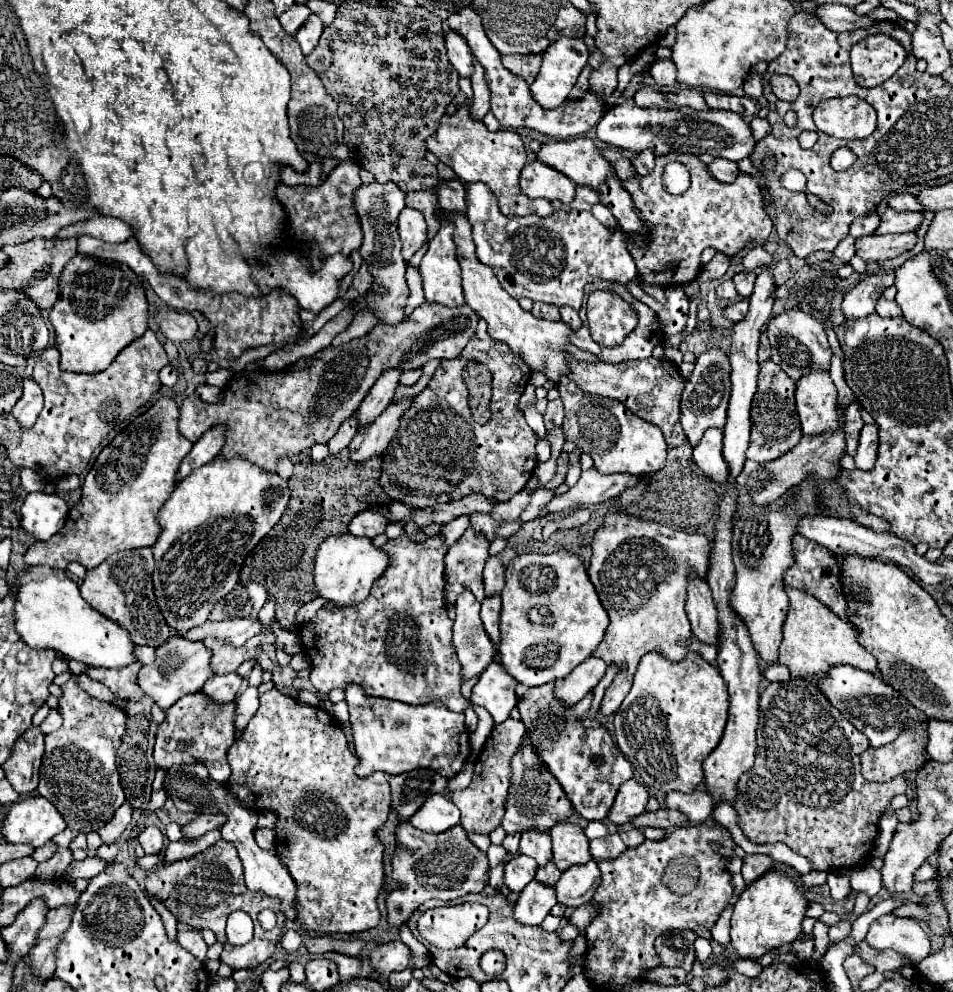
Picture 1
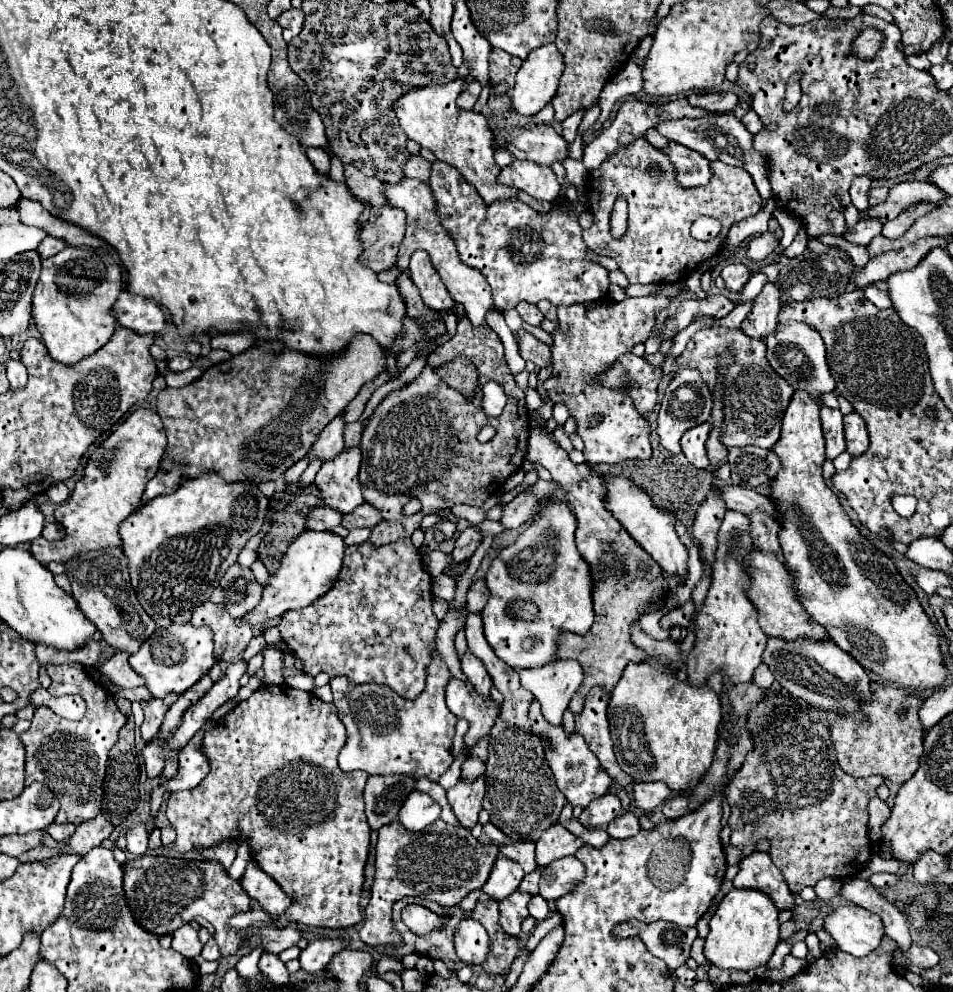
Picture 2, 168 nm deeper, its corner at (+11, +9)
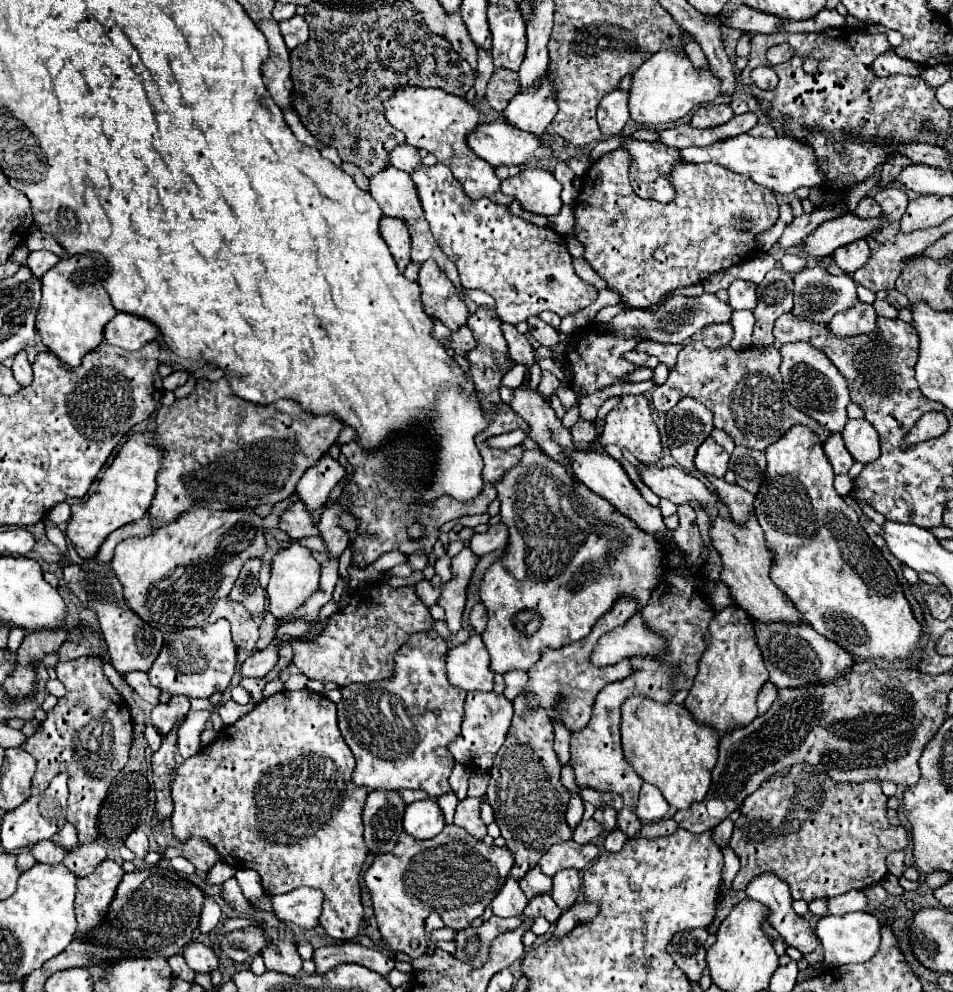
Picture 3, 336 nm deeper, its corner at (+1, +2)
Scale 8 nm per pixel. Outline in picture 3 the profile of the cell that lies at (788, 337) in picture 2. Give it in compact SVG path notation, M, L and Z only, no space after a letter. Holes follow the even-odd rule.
M791 342L791 344L781 344L781 376L785 384L785 394L787 400L813 420L817 420L825 430L843 430L847 424L847 404L849 400L849 388L845 378L835 370L833 362L815 346L809 342Z

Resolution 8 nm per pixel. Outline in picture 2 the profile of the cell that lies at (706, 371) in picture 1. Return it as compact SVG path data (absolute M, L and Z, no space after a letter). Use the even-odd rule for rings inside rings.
M683 369L679 371L667 391L665 391L665 397L661 401L661 407L659 407L659 415L657 415L657 435L659 435L659 443L671 451L671 453L681 453L681 447L679 447L679 439L685 431L709 421L711 417L711 409L713 409L713 399L711 399L711 391L707 389L707 385L703 383L699 371L695 369Z

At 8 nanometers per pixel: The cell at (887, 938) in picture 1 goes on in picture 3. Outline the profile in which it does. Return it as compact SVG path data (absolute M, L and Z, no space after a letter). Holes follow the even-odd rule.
M851 912L845 916L823 916L817 926L815 934L823 944L825 950L825 964L827 966L841 966L841 964L863 964L875 956L881 944L881 920L869 912Z

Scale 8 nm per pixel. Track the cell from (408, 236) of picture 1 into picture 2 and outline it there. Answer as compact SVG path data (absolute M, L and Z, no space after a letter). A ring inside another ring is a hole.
M389 205L373 207L361 229L361 241L365 245L365 255L361 261L373 271L391 269L395 265L403 235L405 213L401 209Z

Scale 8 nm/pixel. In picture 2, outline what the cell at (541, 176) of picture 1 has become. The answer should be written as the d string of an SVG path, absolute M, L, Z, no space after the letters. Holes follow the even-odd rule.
M515 159L499 173L497 183L521 189L539 201L555 201L555 197L559 195L559 183L553 169L541 167L531 161Z

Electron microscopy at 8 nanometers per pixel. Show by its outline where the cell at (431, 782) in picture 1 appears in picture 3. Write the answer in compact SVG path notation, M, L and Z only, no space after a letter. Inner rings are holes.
M373 790L363 810L365 842L371 852L389 852L403 832L403 814L407 804L397 790Z

